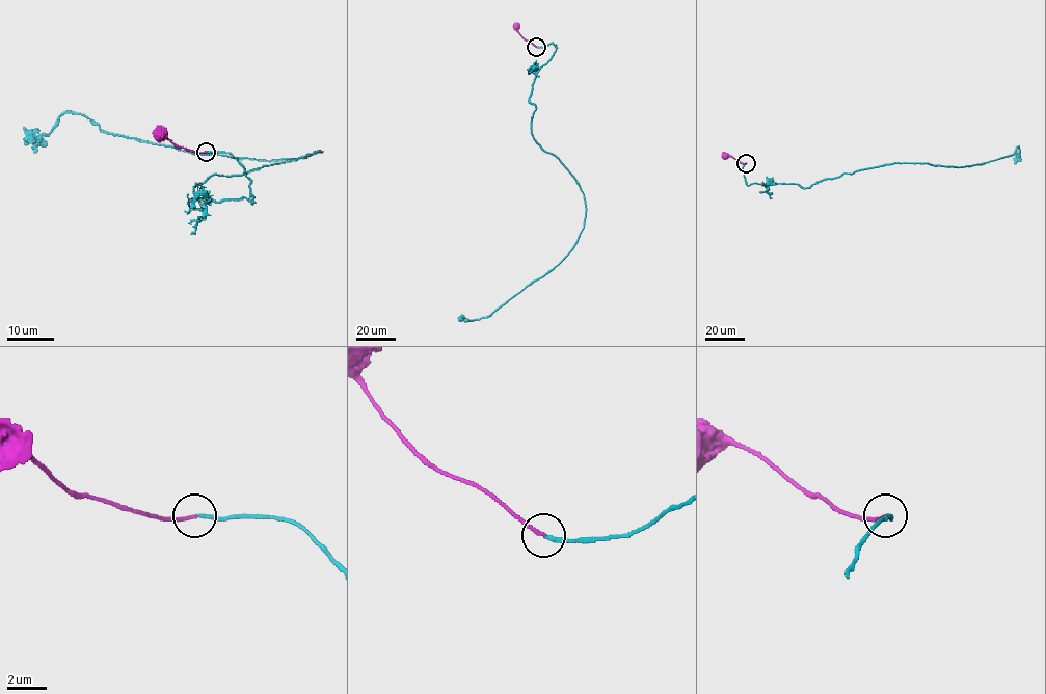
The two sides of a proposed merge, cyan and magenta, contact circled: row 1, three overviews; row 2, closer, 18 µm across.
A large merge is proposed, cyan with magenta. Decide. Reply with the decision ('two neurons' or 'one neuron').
one neuron

